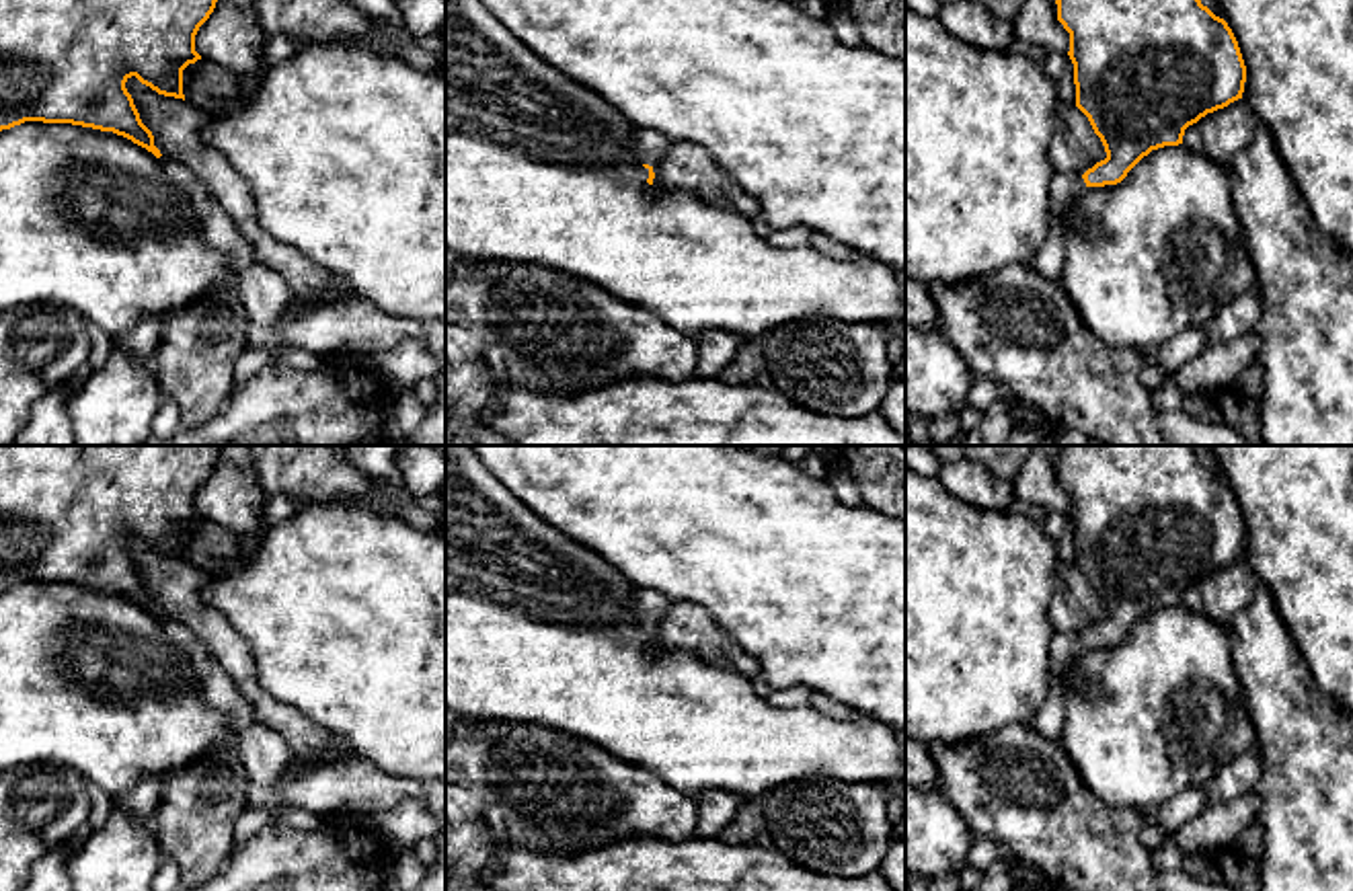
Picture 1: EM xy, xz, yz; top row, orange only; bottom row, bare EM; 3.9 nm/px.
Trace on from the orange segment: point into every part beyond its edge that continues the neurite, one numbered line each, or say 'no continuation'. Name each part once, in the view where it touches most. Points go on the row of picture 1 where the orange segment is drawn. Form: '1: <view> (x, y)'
1: yz (1066, 187)

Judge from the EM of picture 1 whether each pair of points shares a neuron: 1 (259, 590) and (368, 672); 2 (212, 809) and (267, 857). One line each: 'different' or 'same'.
1: same
2: different

